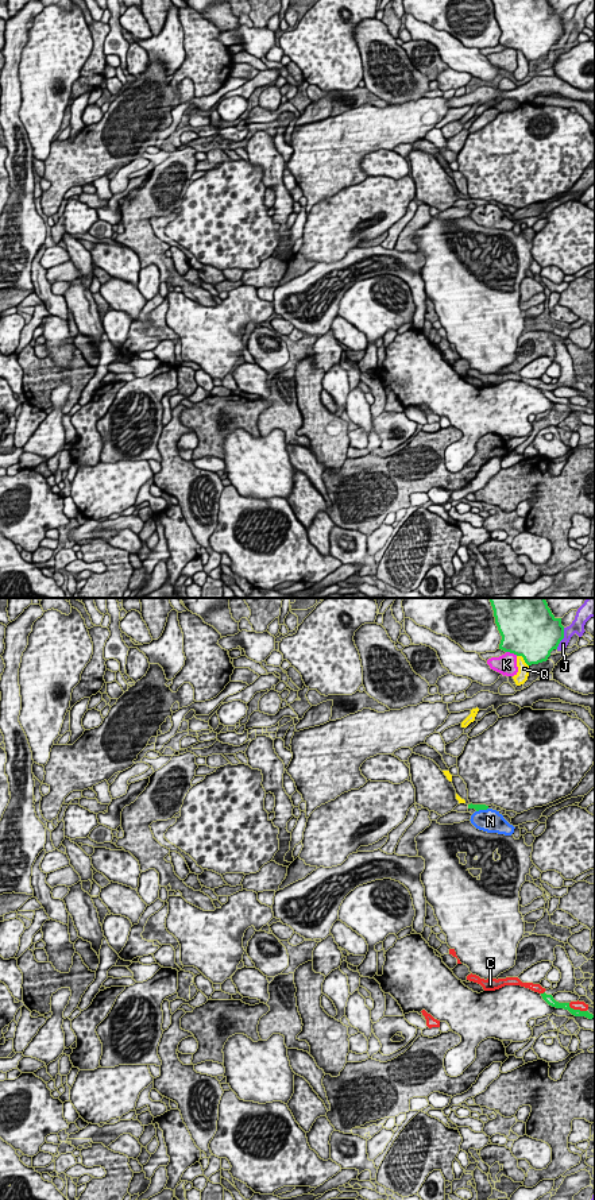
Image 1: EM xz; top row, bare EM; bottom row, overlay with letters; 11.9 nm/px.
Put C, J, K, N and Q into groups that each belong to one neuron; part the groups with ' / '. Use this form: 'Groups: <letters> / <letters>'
Groups: C / J / K / N / Q

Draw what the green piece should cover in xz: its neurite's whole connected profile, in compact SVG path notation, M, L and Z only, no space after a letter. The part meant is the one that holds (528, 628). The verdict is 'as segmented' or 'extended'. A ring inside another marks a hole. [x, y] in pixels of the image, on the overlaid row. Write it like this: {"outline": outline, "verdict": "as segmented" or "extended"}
{"outline": "M490 598L495 624L502 636L499 649L522 656L528 665L546 661L564 638L561 618L556 618L545 598Z", "verdict": "as segmented"}

